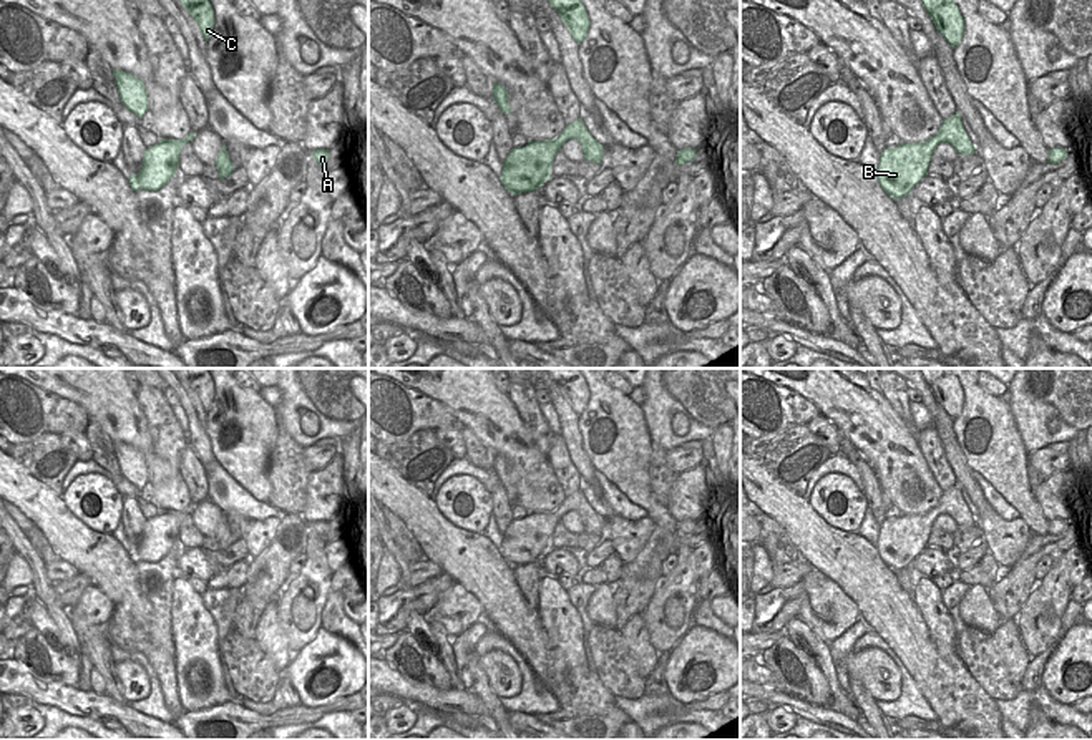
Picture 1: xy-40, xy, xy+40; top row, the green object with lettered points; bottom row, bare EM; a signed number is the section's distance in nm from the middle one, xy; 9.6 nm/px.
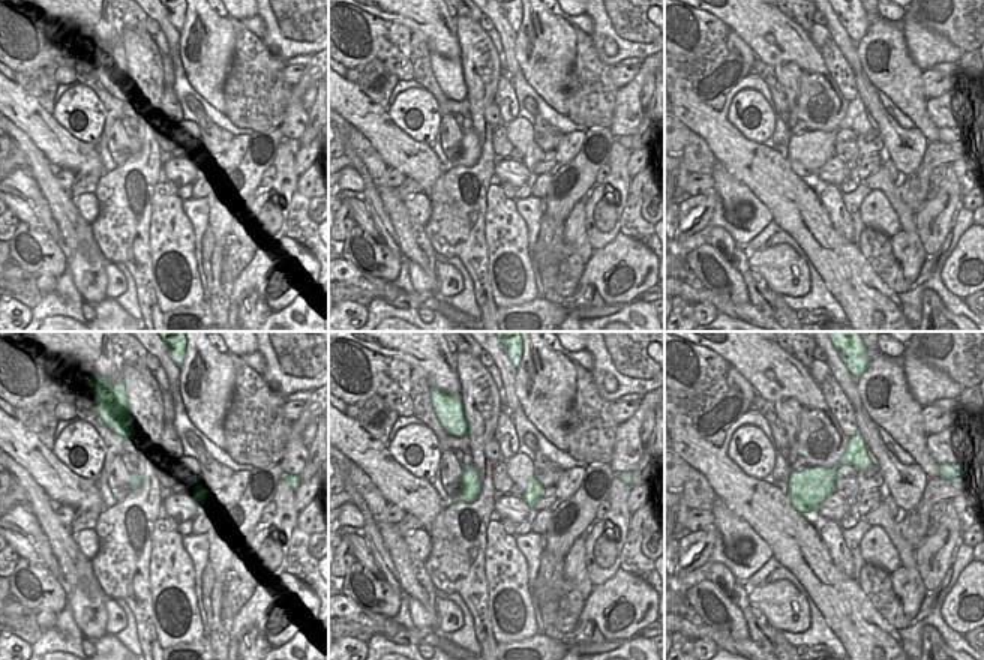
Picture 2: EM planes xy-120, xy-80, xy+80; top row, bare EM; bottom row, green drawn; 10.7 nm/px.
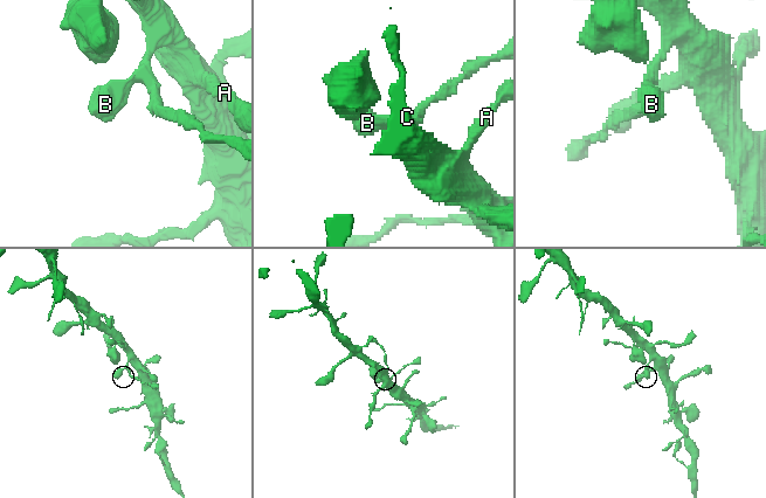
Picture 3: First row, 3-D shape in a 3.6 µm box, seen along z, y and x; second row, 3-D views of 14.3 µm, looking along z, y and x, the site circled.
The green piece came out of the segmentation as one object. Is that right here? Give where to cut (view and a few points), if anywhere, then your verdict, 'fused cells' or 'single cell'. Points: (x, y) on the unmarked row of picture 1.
no cut | single cell

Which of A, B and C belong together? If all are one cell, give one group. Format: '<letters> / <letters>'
A B C

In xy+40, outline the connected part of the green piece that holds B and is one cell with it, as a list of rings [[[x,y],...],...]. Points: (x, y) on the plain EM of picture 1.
[[[961,486],[943,491],[938,504],[921,514],[901,514],[896,519],[885,519],[875,548],[881,561],[895,572],[909,567],[911,561],[928,546],[934,519],[949,514],[958,526],[973,526],[976,518],[966,506]]]

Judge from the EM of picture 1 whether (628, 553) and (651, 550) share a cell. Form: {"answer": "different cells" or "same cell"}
{"answer": "different cells"}

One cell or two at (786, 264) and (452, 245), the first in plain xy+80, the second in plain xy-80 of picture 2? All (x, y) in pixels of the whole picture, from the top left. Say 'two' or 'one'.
two

